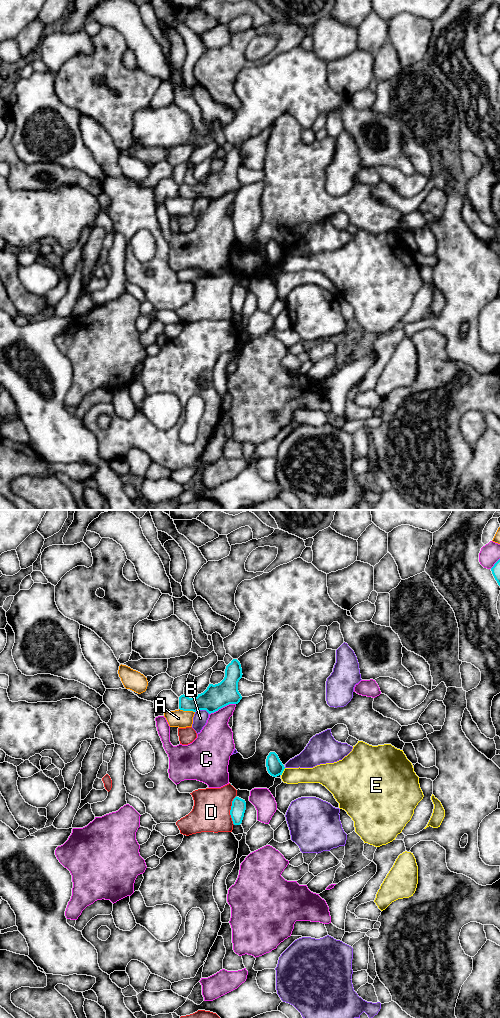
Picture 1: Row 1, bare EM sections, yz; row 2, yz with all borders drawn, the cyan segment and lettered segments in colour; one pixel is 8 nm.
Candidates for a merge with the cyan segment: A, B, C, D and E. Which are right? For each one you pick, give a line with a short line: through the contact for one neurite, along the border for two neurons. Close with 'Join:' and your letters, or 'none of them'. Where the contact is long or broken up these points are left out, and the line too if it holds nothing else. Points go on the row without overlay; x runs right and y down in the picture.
Join: none of them

